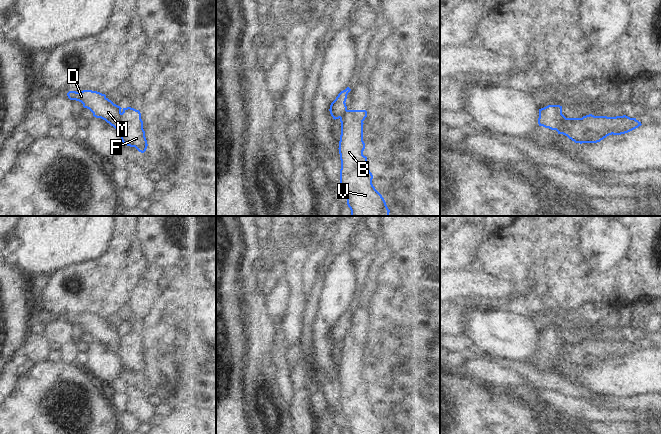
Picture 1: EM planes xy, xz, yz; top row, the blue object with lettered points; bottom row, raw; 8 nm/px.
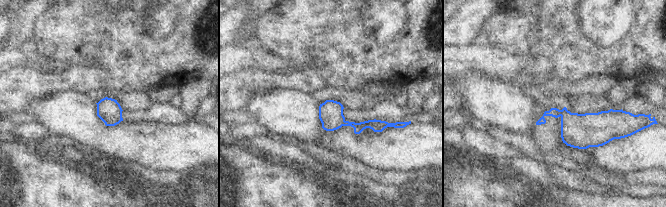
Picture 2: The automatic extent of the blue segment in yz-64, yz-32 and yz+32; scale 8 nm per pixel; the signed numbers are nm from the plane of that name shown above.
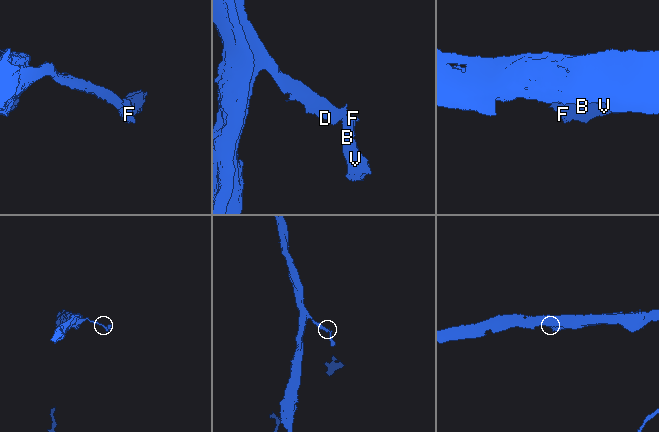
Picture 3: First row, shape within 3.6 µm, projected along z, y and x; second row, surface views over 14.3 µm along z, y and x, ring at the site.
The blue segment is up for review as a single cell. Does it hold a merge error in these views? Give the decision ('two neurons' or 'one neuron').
two neurons

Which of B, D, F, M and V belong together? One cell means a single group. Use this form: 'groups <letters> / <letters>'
groups B F V / D M

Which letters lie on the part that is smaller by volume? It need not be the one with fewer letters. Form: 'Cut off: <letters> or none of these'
Cut off: B, F, V

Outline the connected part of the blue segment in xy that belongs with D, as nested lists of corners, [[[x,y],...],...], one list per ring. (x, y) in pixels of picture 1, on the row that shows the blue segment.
[[[83,90],[79,92],[69,91],[67,96],[70,100],[81,102],[84,108],[93,113],[94,117],[101,118],[115,129],[118,129],[122,108],[109,100],[105,94]]]

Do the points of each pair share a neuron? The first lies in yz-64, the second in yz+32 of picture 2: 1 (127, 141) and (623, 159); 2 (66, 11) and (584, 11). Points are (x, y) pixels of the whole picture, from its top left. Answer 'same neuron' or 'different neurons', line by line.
1: same neuron
2: different neurons

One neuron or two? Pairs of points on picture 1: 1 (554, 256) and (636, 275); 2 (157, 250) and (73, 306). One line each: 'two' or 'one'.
1: one
2: two

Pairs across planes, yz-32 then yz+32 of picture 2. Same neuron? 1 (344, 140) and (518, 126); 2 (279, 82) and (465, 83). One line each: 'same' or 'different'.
1: same
2: different

